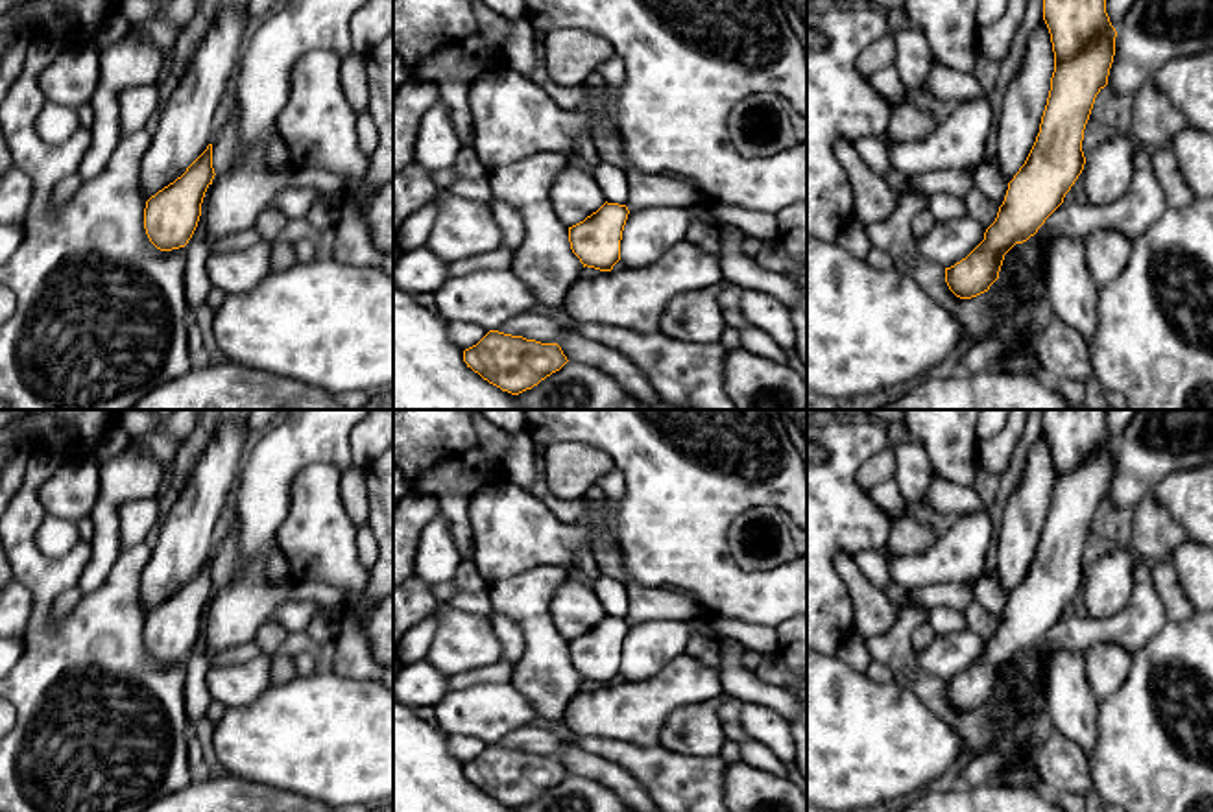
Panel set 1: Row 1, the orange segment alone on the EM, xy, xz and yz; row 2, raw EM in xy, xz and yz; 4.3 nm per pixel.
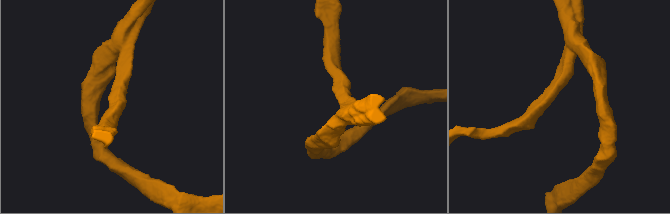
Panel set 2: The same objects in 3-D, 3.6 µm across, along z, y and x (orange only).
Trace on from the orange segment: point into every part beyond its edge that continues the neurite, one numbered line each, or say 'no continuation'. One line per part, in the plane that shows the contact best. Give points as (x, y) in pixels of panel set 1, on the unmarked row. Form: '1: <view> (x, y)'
1: yz (1027, 508)

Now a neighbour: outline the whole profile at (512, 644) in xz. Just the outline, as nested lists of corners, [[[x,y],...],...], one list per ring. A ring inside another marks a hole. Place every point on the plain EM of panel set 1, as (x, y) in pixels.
[[[493,613],[491,627],[500,640],[500,659],[506,663],[519,663],[524,651],[524,639],[519,626],[500,613]]]

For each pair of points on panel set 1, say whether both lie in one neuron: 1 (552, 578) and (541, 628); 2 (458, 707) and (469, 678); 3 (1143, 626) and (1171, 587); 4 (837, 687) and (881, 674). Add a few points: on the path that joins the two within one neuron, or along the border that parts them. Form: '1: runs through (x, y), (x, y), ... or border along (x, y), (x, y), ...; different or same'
1: runs through (540, 591), (540, 615); same
2: border along (508, 681), (480, 681), (449, 692); different
3: border along (1151, 565), (1154, 589), (1167, 619); different
4: border along (863, 672), (877, 681), (892, 681); different

